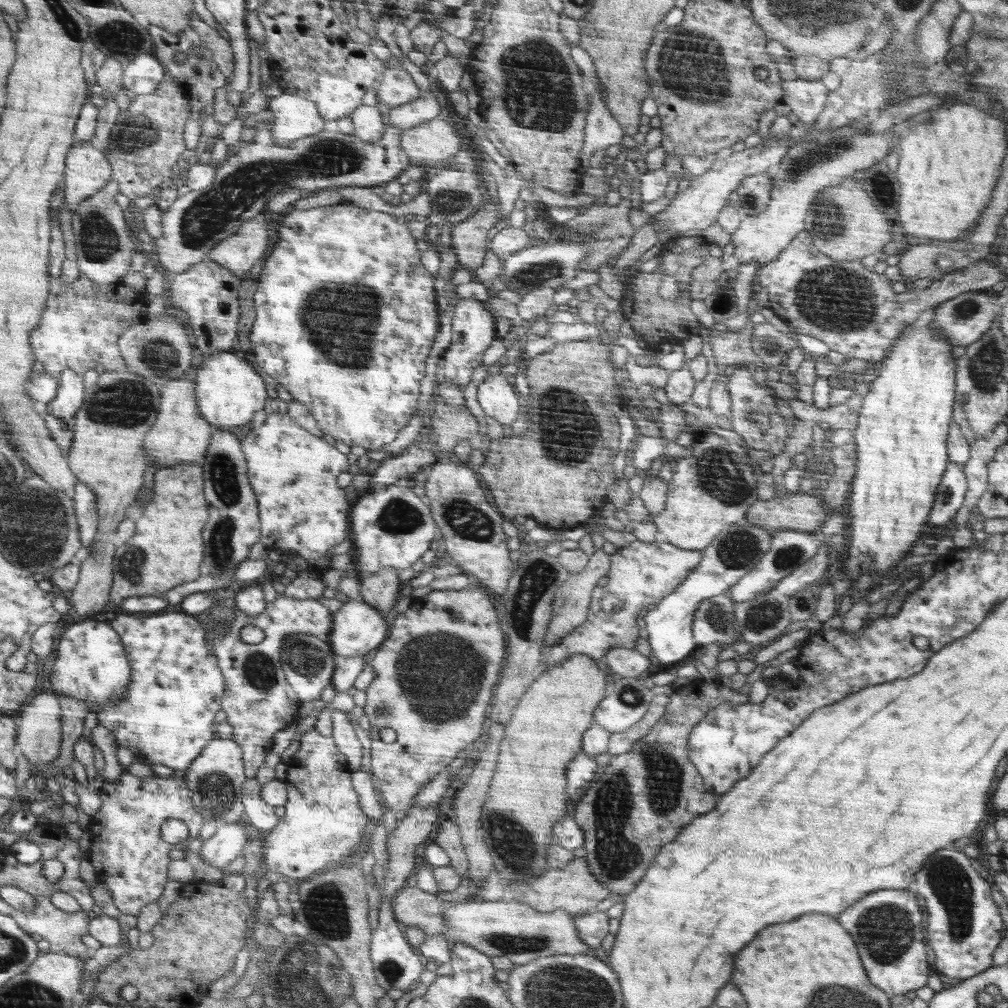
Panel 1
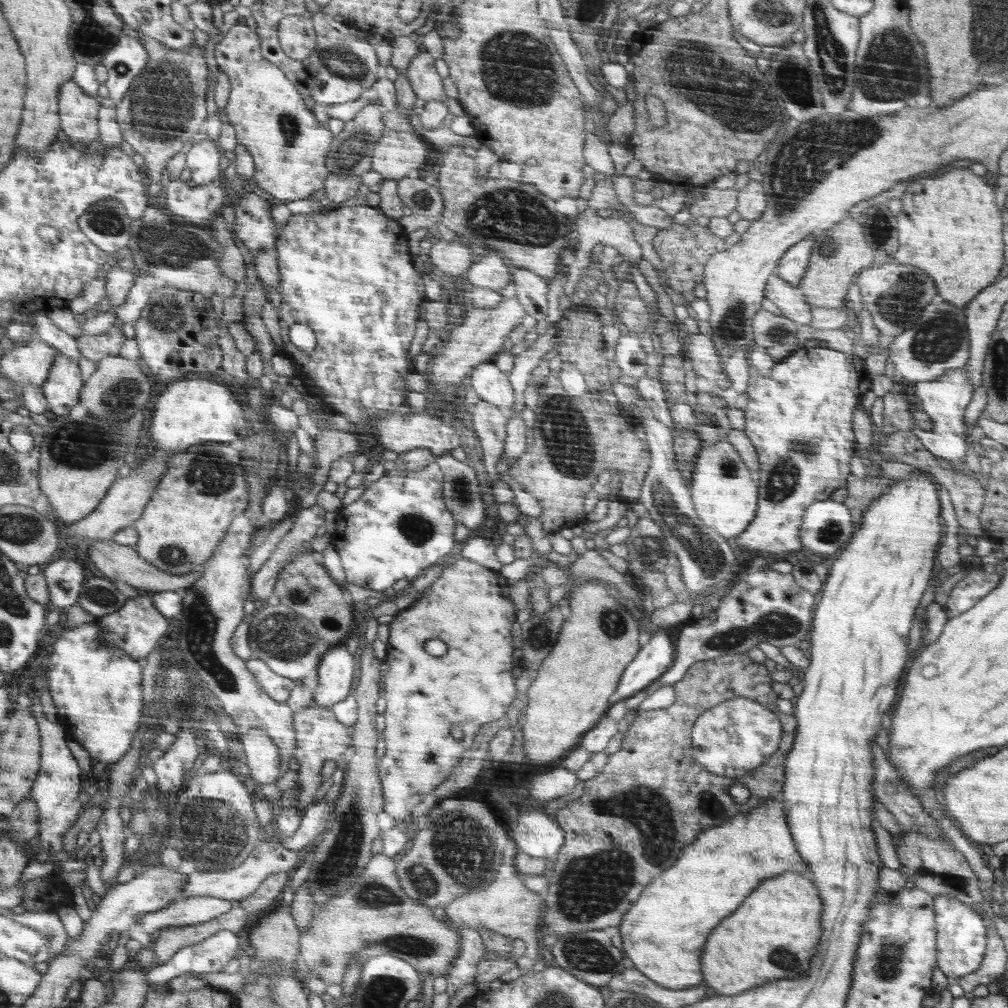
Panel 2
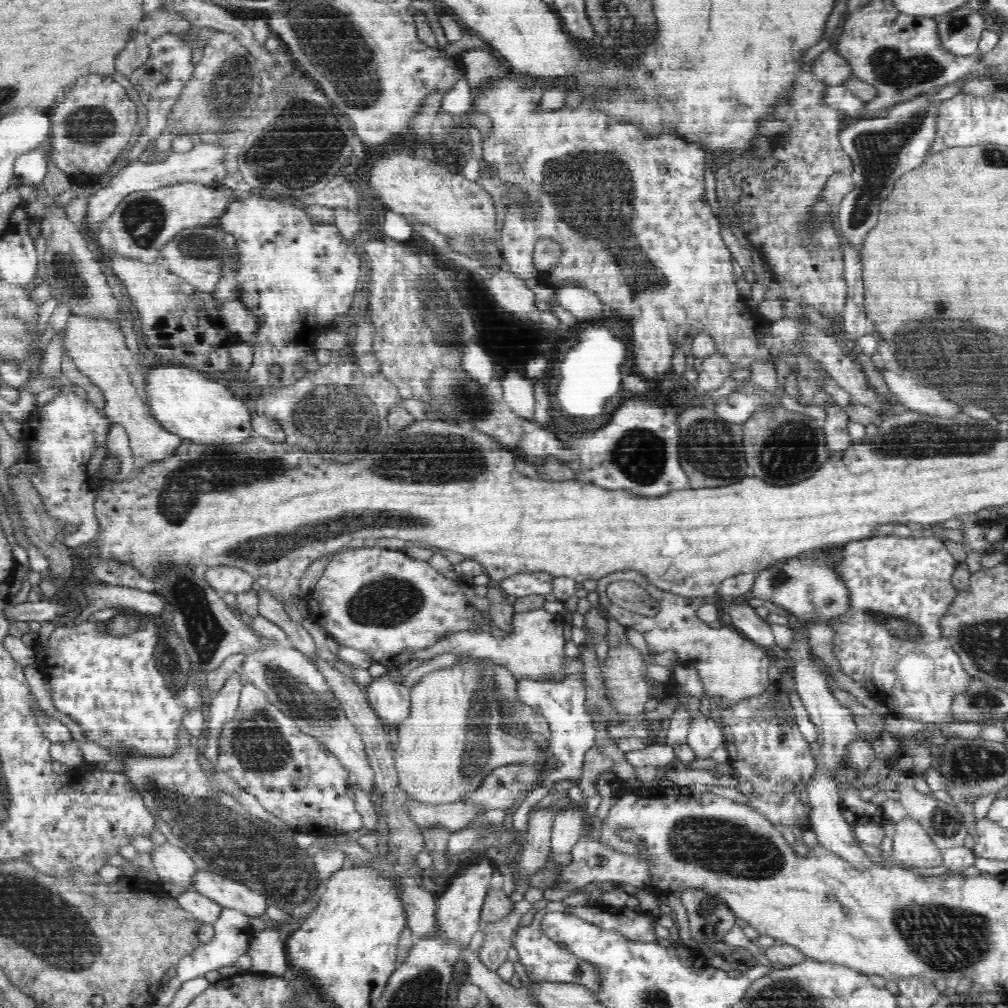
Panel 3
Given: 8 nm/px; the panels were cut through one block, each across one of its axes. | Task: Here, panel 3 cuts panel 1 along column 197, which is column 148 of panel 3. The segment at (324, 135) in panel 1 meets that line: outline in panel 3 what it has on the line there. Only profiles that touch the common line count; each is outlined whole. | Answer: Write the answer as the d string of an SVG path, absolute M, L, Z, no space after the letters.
M182 181L156 190L132 191L102 224L98 242L103 252L109 255L142 263L163 264L164 248L180 231L217 222L234 199L232 190L222 183L210 186L194 181Z

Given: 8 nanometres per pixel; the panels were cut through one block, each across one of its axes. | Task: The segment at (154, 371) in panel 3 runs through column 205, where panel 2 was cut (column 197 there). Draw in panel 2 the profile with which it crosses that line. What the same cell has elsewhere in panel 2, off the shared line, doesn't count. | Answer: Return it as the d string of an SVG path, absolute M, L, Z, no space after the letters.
M188 378L167 388L159 398L150 430L152 438L158 444L157 450L174 455L186 452L202 443L232 443L238 438L245 439L248 434L242 406L234 400L232 390L210 378Z

